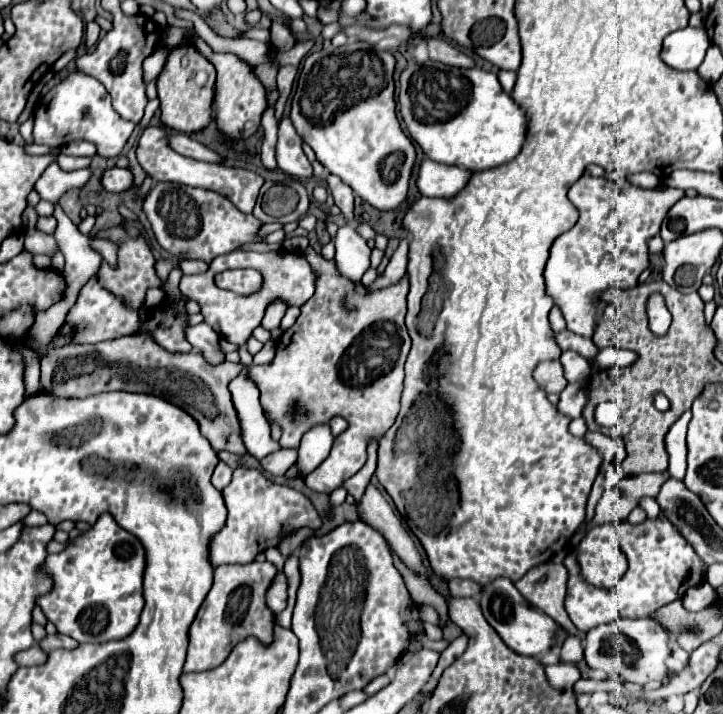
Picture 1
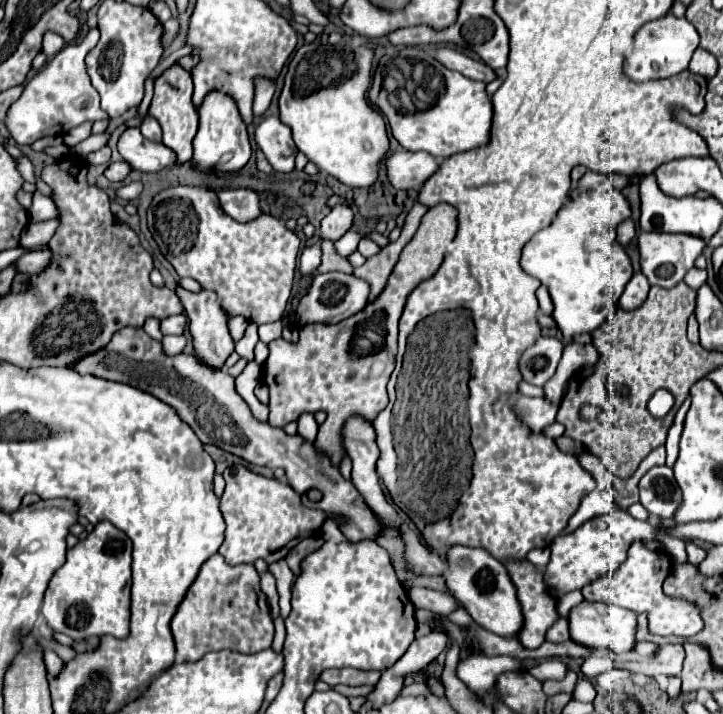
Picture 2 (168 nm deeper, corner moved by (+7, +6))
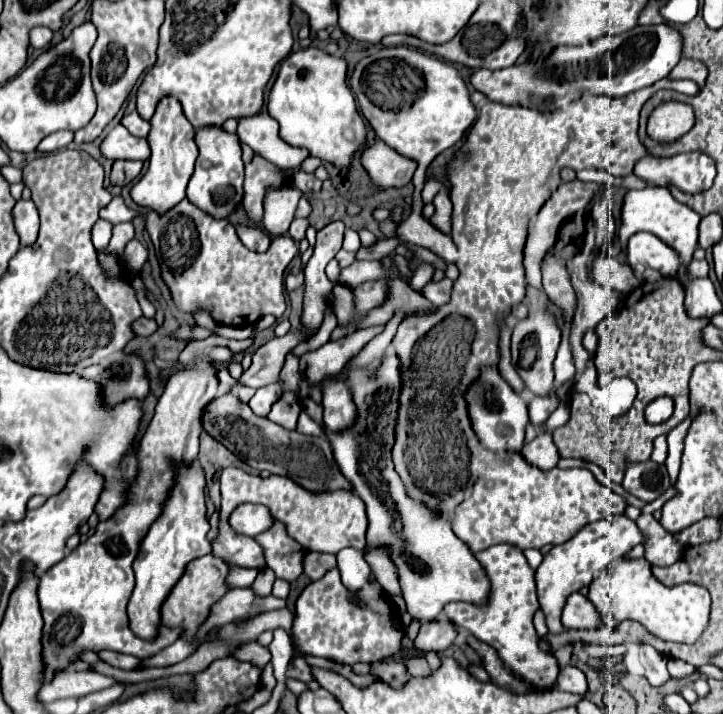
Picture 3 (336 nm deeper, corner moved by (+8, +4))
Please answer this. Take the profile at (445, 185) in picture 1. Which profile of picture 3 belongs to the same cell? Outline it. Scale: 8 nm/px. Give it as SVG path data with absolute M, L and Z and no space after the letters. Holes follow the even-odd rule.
M377 142L373 146L365 146L361 152L361 164L369 172L371 180L385 188L403 188L411 182L417 162L401 156L385 142Z

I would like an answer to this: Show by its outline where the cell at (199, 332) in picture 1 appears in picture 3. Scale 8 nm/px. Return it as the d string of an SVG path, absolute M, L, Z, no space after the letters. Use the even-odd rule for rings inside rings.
M141 316L141 320L137 320L137 324L133 328L137 328L137 336L151 336L151 334L157 332L159 324L155 320L151 320L151 318Z

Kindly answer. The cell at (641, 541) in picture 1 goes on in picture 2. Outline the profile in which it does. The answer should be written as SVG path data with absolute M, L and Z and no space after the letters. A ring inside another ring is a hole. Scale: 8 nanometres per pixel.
M634 542L628 550L626 562L614 574L606 574L598 578L598 582L592 582L590 588L582 588L582 594L590 602L606 602L614 604L626 610L632 610L636 614L648 614L648 630L656 636L682 636L690 638L698 634L704 626L704 620L700 616L700 608L688 600L682 598L670 598L662 592L662 582L670 574L672 560L668 554L662 552L650 552L644 548L642 542Z

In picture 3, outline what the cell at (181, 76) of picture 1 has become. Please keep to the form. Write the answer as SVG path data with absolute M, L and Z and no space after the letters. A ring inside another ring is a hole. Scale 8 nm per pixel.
M163 98L157 104L157 110L151 118L151 132L149 132L149 170L147 174L131 188L131 198L139 206L147 206L157 212L165 212L173 208L181 198L185 198L187 182L193 174L193 166L197 160L197 146L195 146L195 128L183 114L181 102L177 98Z

